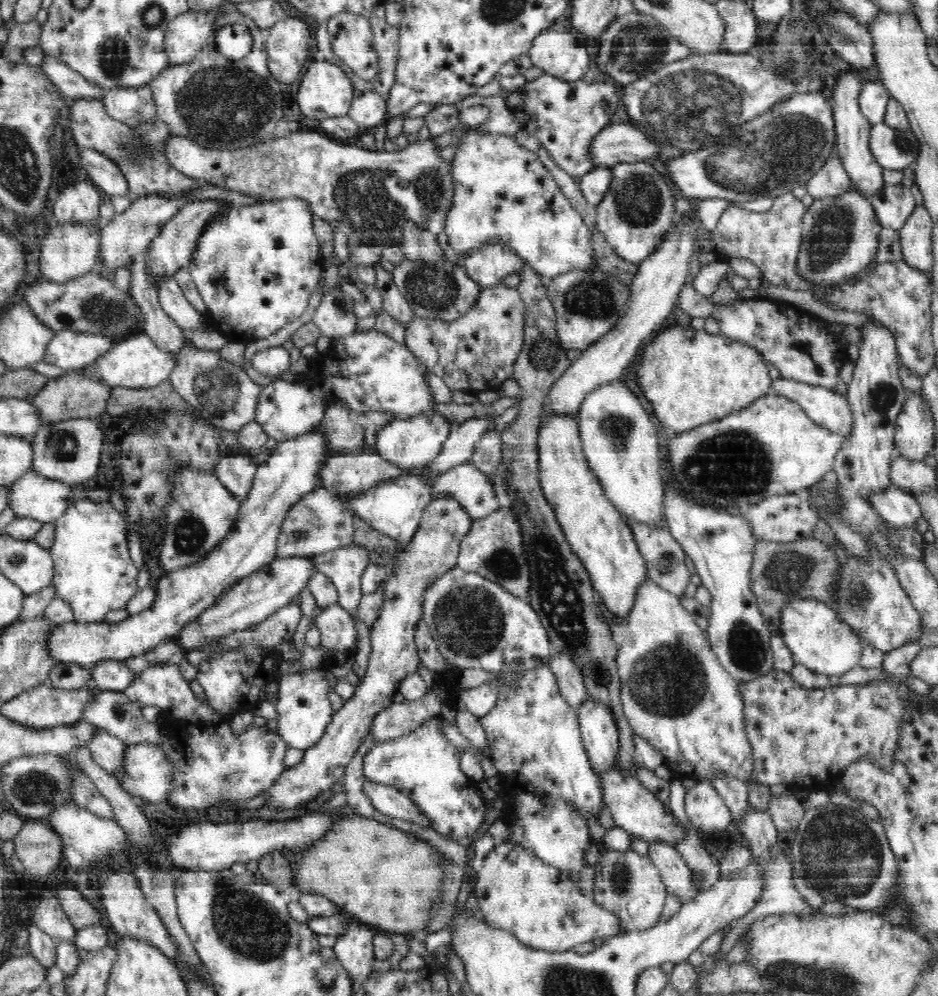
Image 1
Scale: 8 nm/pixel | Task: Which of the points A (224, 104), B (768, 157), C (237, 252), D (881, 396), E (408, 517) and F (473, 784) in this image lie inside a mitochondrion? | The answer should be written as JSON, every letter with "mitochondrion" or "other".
{"A":"mitochondrion","B":"mitochondrion","C":"mitochondrion","D":"mitochondrion","E":"other","F":"other"}

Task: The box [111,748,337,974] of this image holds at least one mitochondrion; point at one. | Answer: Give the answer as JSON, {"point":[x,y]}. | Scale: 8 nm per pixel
{"point":[250,927]}

